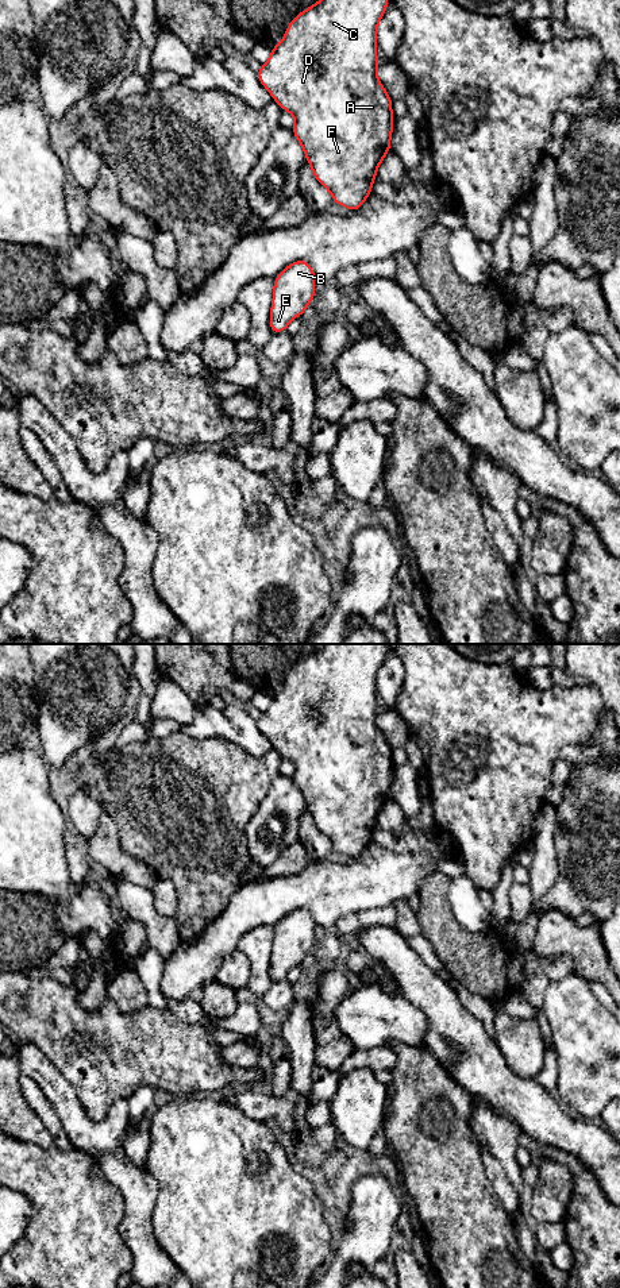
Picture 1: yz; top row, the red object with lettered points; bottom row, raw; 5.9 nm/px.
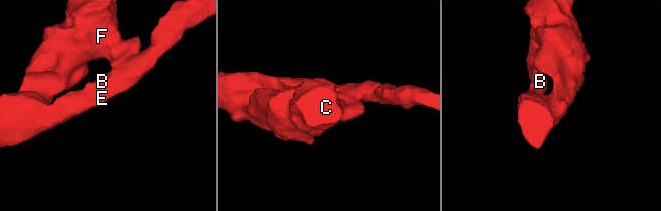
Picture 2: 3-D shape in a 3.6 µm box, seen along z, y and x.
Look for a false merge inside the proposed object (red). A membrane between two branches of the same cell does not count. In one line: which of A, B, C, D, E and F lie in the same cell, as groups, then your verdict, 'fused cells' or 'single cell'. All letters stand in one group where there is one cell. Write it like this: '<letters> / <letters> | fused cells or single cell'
A B C D E F | single cell

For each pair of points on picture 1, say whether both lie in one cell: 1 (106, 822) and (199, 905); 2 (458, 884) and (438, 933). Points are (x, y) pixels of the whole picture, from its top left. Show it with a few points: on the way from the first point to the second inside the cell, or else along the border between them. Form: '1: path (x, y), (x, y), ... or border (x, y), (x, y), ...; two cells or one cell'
1: border (101, 808), (115, 824), (119, 845), (135, 857); two cells
2: border (451, 878), (449, 887), (451, 911), (466, 928); two cells

